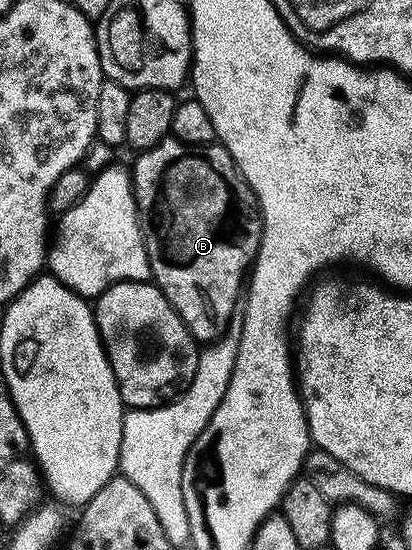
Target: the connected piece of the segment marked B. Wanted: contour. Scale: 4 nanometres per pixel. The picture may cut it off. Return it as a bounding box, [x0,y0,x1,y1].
[132,135,262,342]

